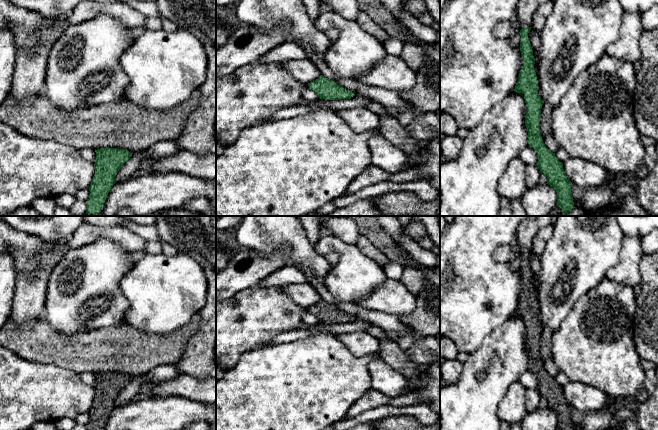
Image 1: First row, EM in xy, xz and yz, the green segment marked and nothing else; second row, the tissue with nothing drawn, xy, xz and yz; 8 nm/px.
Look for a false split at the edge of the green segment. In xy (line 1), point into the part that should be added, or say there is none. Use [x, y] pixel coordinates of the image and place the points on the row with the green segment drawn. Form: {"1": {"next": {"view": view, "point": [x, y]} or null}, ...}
{"1": {"next": null}}

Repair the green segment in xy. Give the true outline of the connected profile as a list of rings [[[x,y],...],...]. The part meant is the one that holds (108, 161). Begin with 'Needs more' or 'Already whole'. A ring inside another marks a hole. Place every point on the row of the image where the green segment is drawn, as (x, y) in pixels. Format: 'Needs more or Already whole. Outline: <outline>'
Already whole. Outline: [[[100,148],[95,150],[95,173],[89,186],[90,197],[86,201],[86,213],[98,215],[115,182],[115,176],[132,153],[125,149]]]

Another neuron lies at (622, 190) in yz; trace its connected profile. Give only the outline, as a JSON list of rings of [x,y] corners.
[[[624,183],[617,187],[614,187],[613,191],[617,196],[632,196],[633,198],[637,199],[637,193],[634,187],[629,186],[628,184]]]

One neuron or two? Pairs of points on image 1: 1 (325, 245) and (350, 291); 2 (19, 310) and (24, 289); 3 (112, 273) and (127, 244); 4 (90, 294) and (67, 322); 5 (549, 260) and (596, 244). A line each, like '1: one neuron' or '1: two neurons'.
1: one neuron
2: one neuron
3: two neurons
4: one neuron
5: one neuron

